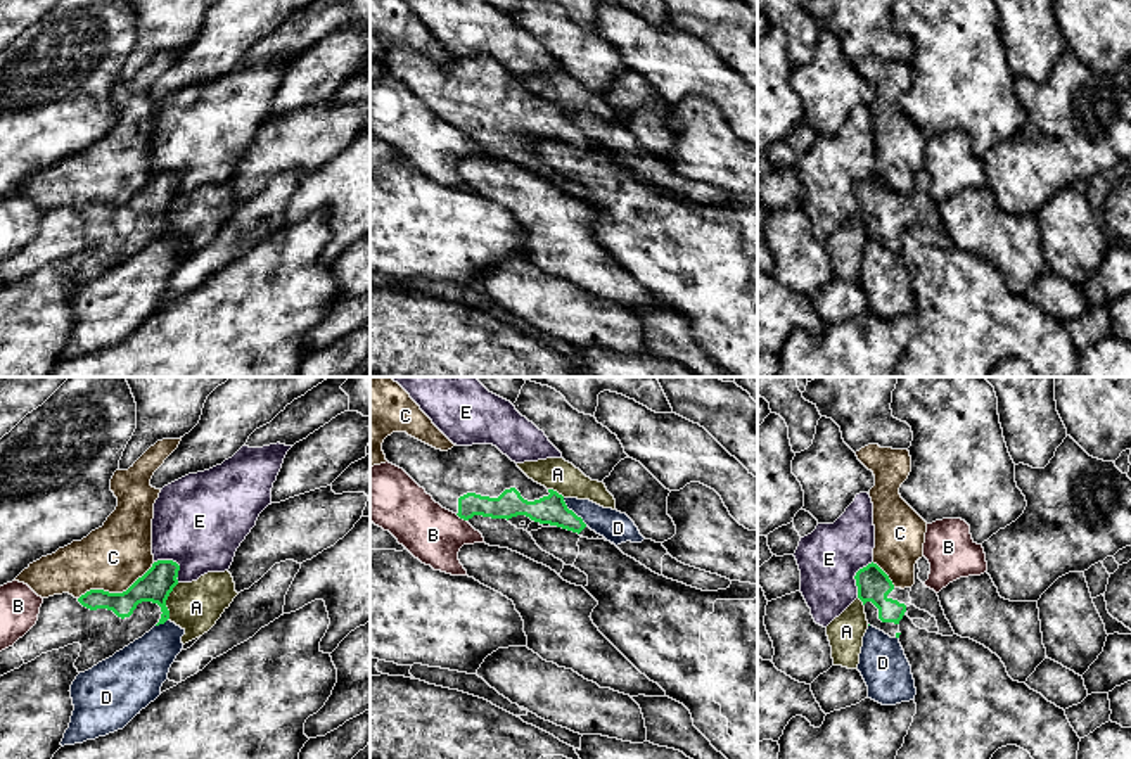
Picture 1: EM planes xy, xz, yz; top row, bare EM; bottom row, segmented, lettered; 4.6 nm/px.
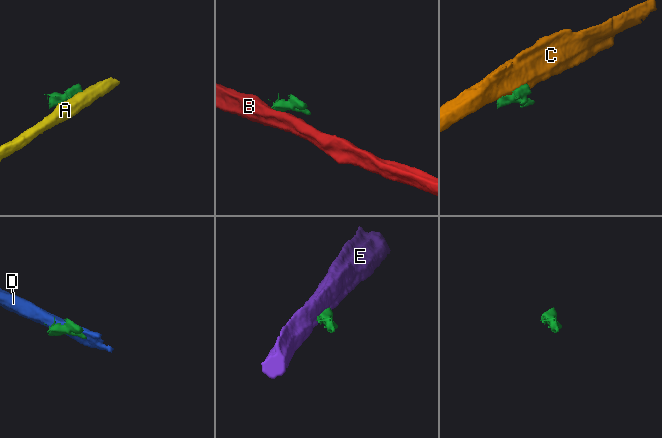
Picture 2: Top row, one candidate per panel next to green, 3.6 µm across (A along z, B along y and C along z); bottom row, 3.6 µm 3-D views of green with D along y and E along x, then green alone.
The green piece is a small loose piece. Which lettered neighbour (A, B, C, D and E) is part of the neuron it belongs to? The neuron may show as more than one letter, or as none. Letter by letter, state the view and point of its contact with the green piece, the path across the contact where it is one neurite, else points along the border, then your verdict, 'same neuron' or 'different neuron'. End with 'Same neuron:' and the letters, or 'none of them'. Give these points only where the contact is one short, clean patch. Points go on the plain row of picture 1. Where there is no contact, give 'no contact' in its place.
A: contact xy (165, 215); border xy (178, 196), (166, 213), (166, 232); different neuron
B: contact xz (460, 130); border xz (455, 127), (466, 133); different neuron
C: contact xy (116, 206); different neuron
D: contact xz (571, 123); border xz (562, 111), (587, 137); different neuron
E: contact xy (175, 175); border xy (154, 173), (173, 173), (178, 178), (178, 194); different neuron
Same neuron: none of them

